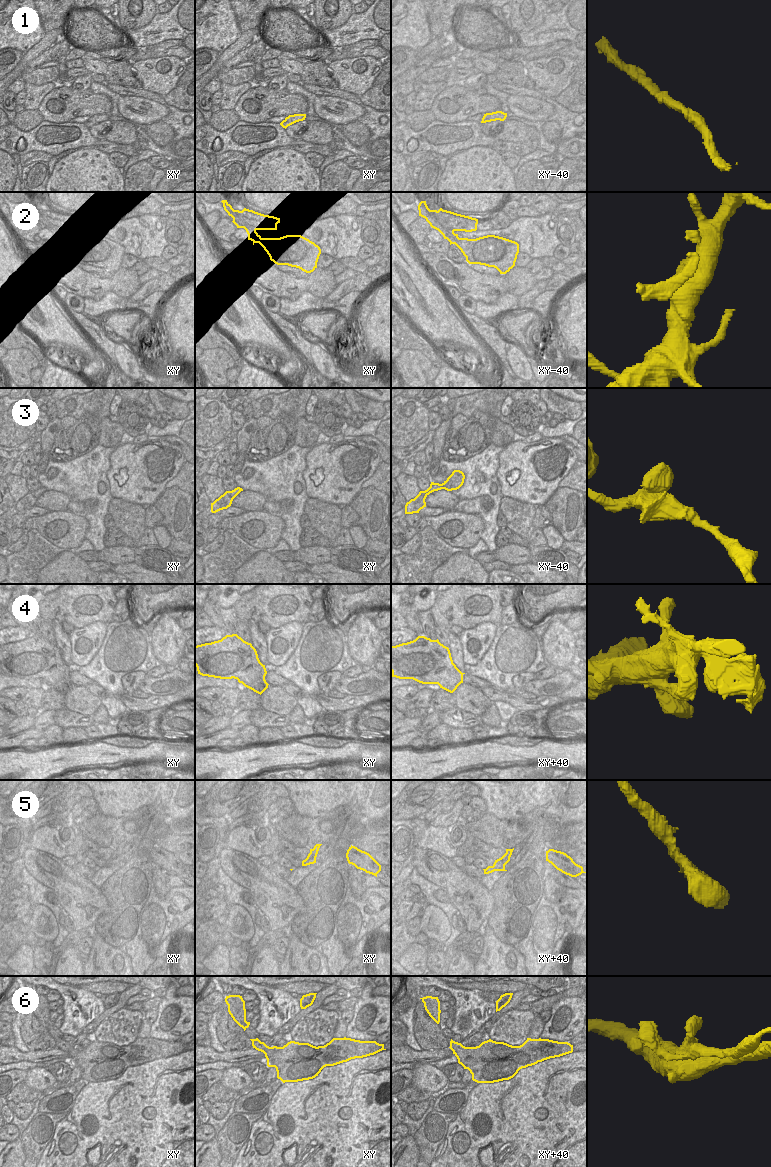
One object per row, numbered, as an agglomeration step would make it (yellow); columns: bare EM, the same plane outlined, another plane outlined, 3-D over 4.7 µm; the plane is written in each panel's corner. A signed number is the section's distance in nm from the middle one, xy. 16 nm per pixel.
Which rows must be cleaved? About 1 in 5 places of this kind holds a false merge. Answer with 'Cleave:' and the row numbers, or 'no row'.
Cleave: 6

